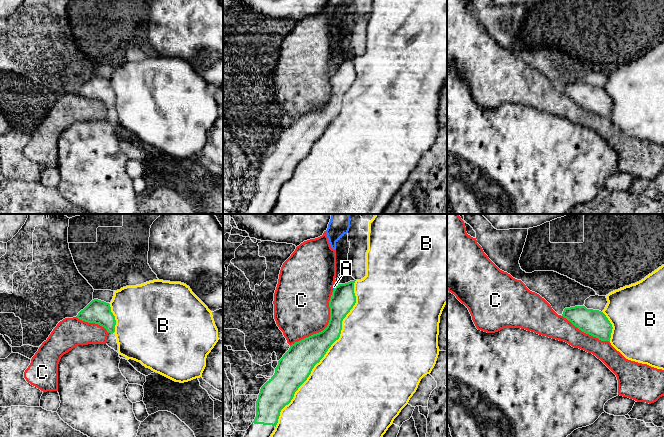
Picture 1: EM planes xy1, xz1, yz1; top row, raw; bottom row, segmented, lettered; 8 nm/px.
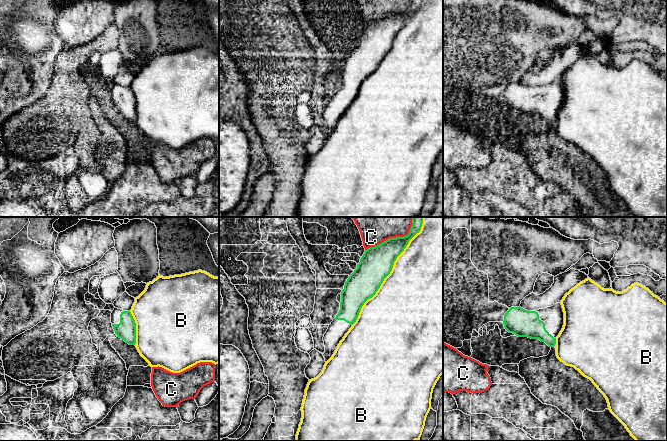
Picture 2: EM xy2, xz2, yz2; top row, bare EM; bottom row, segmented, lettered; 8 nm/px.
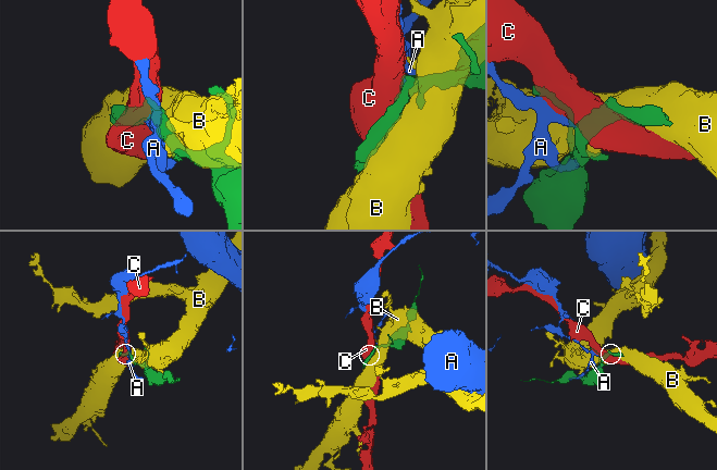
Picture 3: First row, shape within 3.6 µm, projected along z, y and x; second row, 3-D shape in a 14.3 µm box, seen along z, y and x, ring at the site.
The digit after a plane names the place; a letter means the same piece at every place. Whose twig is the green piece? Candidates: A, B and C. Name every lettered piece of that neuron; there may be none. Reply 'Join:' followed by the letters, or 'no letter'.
Join: no letter

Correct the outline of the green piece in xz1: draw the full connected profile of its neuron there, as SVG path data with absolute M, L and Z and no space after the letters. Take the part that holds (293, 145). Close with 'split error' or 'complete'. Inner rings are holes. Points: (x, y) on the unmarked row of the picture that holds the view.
M354 57L338 60L329 77L330 96L327 103L316 110L292 120L278 137L274 151L261 163L256 177L256 193L243 214L269 214L278 199L281 186L288 181L298 164L307 156L314 142L320 138L331 121L339 115L342 97L356 79Z | split error

